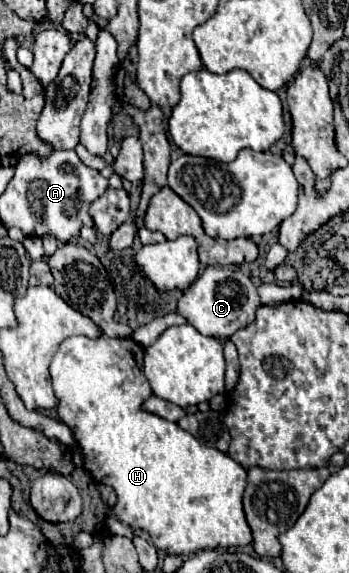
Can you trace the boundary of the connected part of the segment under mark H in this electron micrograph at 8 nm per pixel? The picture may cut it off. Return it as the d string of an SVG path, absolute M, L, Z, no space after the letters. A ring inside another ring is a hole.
M69 337L65 339L55 357L53 357L53 363L51 363L51 379L53 379L53 389L55 389L55 395L59 397L59 419L63 423L67 423L71 429L73 429L73 435L83 451L83 461L85 461L85 469L91 473L93 479L101 481L101 483L107 483L107 485L113 485L115 493L117 493L117 503L115 503L115 515L119 521L131 525L133 529L143 529L149 533L153 545L169 555L191 555L191 553L197 553L197 551L203 551L203 549L217 549L217 547L243 547L243 545L249 545L253 541L253 535L251 535L251 529L245 521L245 513L243 513L243 491L245 491L245 485L247 485L247 471L237 463L233 461L231 457L227 457L227 453L219 451L219 449L213 449L213 447L203 447L191 433L183 431L177 423L171 423L163 417L157 417L153 413L147 413L147 411L141 411L141 403L143 399L147 399L151 395L151 387L143 375L143 371L137 367L137 361L133 357L133 351L129 351L129 345L135 345L131 339L113 339L113 337L99 337L99 339L89 339L89 337Z

